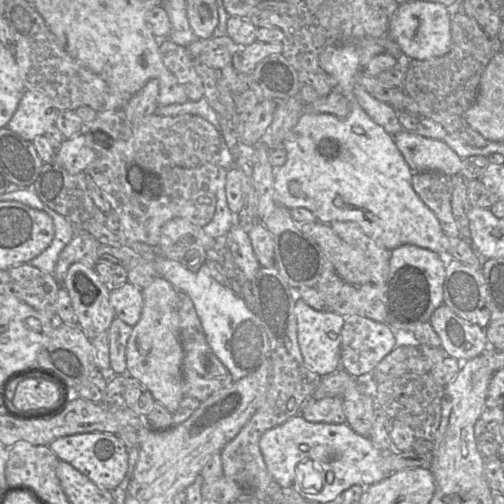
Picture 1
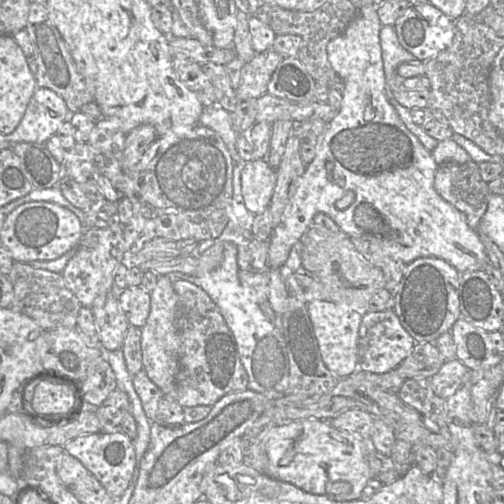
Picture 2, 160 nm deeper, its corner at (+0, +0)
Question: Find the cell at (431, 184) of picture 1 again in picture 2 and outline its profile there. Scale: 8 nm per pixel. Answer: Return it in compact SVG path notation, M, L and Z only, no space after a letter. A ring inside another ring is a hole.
M470 159L463 164L439 166L434 187L444 200L466 215L471 228L478 228L492 195L481 177L478 163Z

